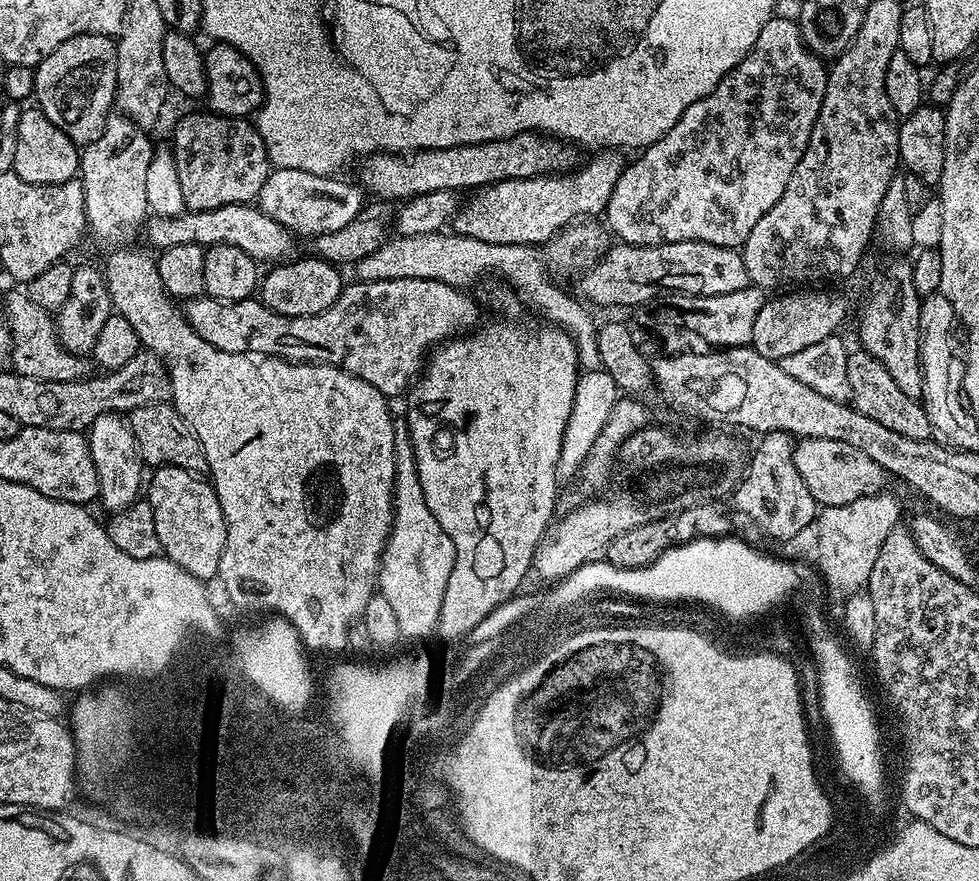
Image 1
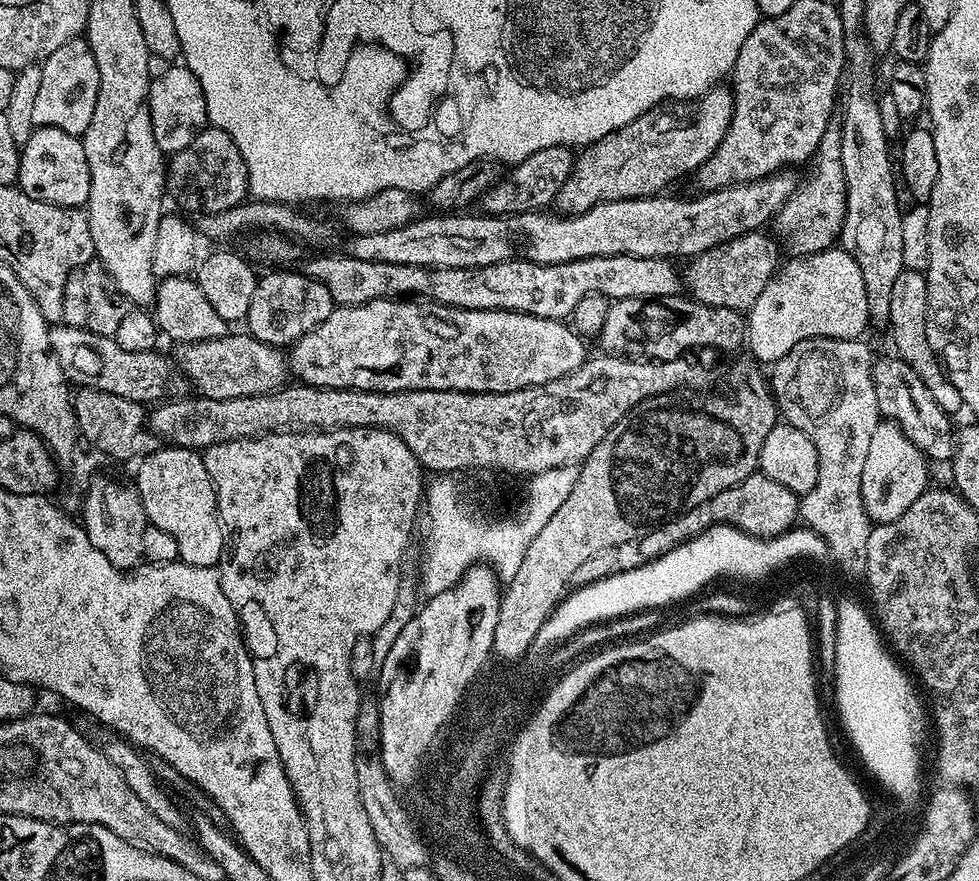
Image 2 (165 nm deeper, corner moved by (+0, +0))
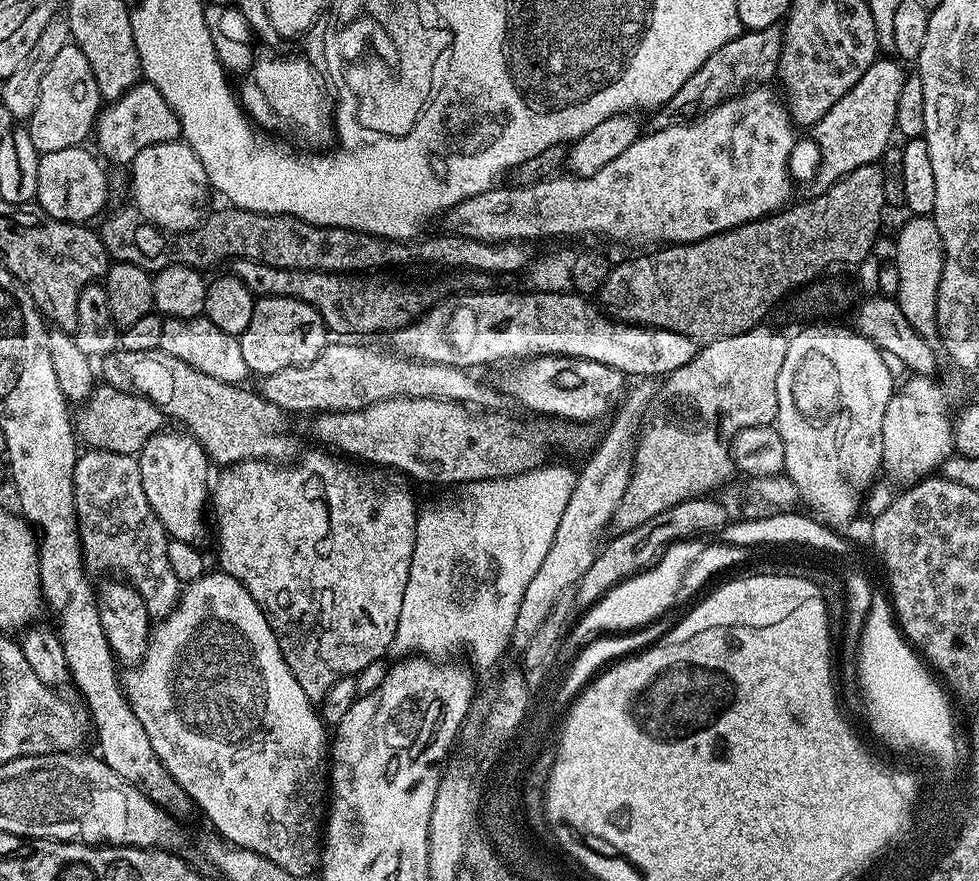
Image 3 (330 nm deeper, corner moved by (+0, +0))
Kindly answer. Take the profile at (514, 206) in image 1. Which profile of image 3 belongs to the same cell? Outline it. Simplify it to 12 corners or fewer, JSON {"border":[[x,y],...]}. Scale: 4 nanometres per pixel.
{"border":[[784,33],[740,35],[686,78],[651,127],[695,118],[773,79]]}

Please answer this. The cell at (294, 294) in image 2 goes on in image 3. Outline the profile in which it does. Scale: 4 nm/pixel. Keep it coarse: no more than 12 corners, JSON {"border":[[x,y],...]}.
{"border":[[289,296],[256,300],[241,334],[249,373],[314,362],[330,343],[322,314]]}

